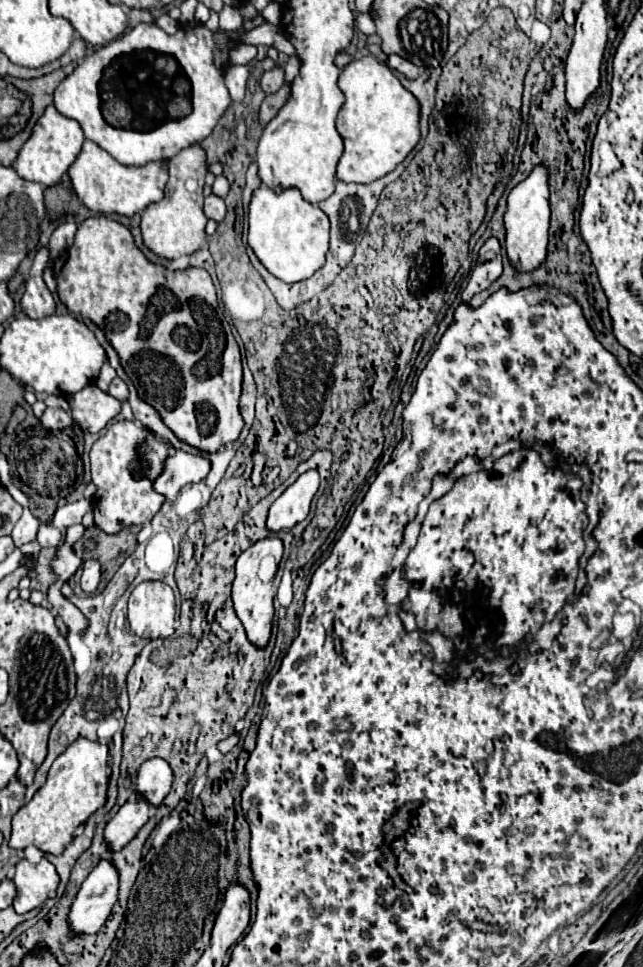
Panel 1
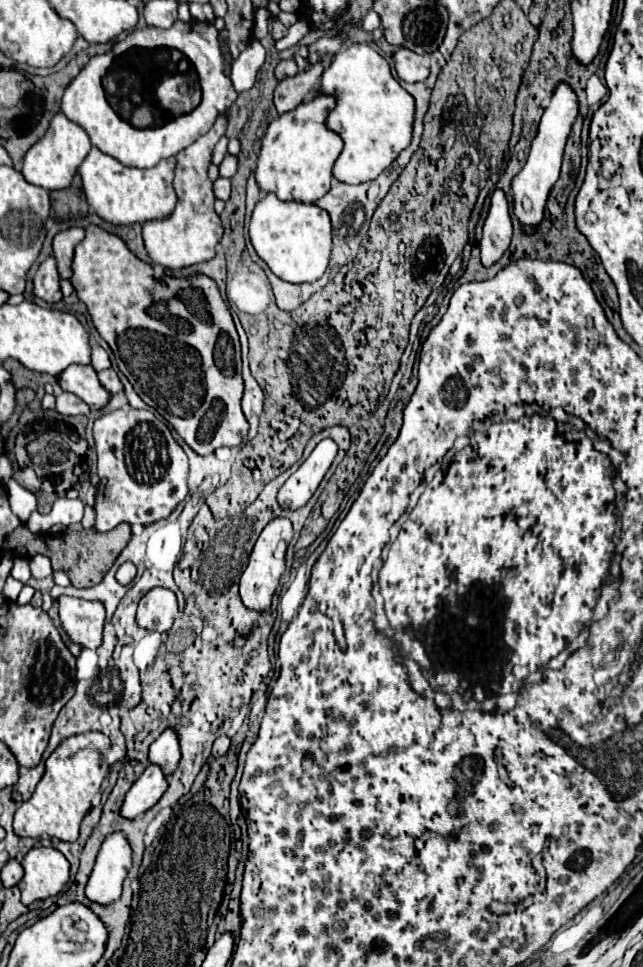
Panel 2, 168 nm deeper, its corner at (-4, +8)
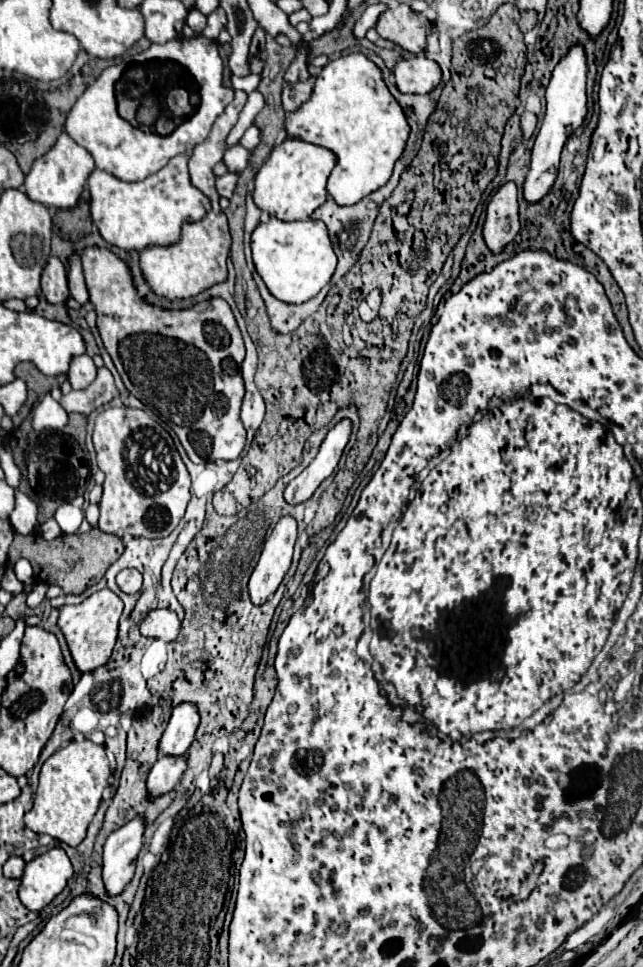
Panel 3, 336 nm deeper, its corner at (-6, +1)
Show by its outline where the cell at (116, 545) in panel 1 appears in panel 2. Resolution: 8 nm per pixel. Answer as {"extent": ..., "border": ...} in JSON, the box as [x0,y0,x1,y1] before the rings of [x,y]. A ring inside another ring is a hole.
{"extent":[4,523,130,587],"border":[[[120,523],[108,533],[100,533],[94,527],[82,529],[74,533],[30,533],[26,525],[20,525],[16,531],[12,531],[4,541],[4,557],[34,557],[34,555],[48,555],[52,561],[54,571],[64,571],[70,577],[70,583],[74,587],[92,587],[104,579],[108,569],[112,567],[114,559],[120,555],[120,551],[130,541],[130,525]]]}

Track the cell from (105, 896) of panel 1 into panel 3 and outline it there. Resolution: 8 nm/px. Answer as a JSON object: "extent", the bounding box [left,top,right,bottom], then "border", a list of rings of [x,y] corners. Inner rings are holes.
{"extent":[102,818,142,896],"border":[[[142,818],[130,820],[126,826],[114,830],[104,844],[102,880],[108,896],[118,896],[132,880],[136,868],[136,856],[142,846]]]}

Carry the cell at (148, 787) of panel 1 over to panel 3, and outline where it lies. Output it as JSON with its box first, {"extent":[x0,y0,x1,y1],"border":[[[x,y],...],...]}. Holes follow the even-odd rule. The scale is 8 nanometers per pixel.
{"extent":[158,704,200,756],"border":[[[180,704],[172,710],[168,728],[162,734],[158,752],[164,756],[184,756],[194,740],[200,716],[194,704]]]}

